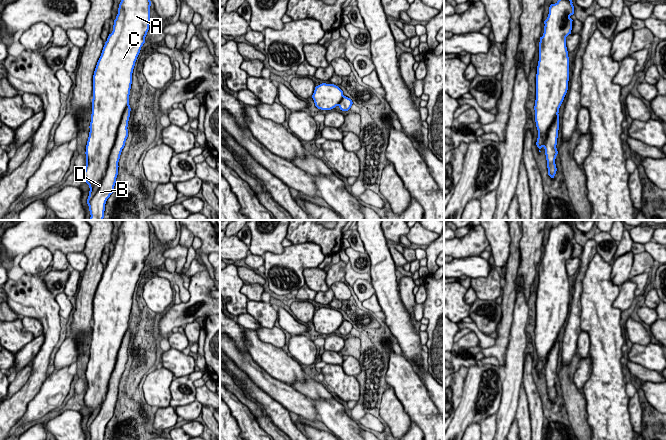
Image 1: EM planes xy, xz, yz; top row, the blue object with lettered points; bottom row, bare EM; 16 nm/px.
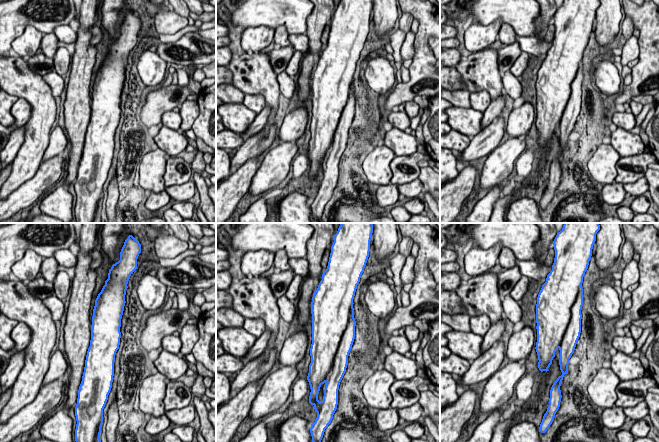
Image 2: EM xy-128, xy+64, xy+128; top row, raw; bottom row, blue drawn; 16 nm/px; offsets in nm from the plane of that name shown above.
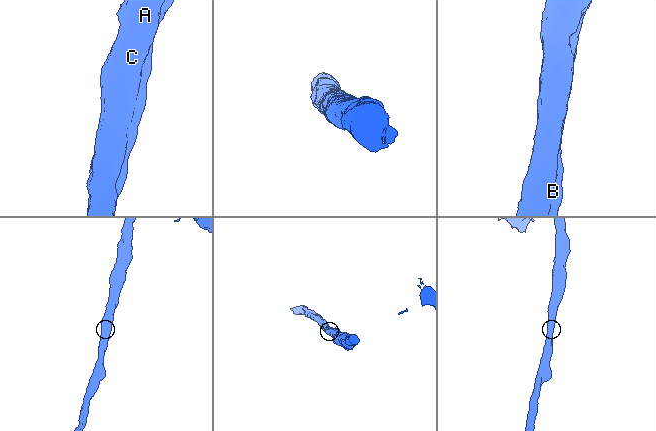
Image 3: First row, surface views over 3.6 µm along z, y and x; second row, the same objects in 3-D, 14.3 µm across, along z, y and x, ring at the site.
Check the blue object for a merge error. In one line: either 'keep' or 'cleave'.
keep

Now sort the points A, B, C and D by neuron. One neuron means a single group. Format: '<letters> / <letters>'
A B C D

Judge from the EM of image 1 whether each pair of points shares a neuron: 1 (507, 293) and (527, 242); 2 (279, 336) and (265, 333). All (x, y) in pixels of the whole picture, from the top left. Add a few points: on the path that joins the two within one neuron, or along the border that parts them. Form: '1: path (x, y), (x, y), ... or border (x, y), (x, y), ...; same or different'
1: border (520, 258), (514, 286); different
2: path (276, 336), (268, 335); same

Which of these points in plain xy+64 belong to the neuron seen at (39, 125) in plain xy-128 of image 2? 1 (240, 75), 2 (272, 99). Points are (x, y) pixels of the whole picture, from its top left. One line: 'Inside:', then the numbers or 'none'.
Inside: 1, 2

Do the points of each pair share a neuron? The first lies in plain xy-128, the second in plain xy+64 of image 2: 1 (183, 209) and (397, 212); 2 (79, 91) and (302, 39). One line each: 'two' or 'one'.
1: two
2: two

